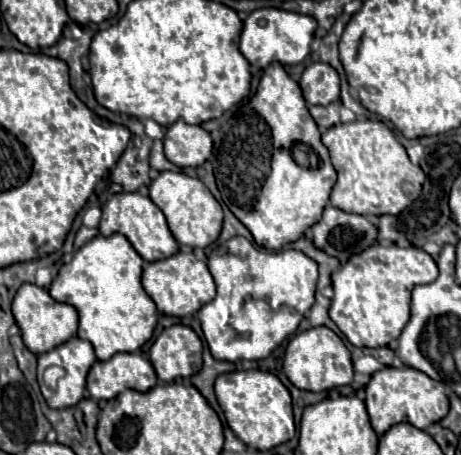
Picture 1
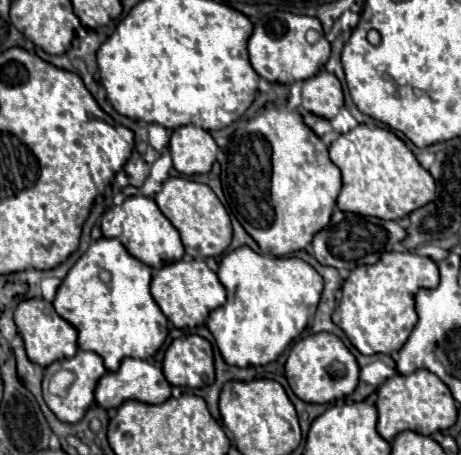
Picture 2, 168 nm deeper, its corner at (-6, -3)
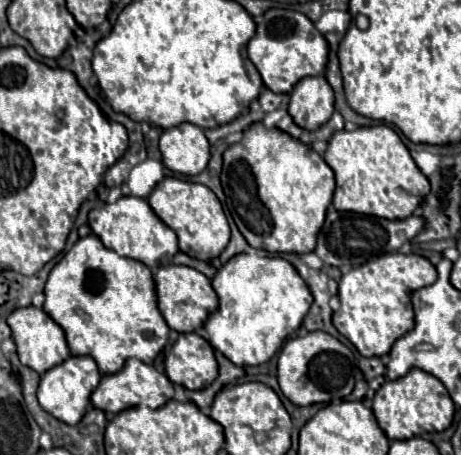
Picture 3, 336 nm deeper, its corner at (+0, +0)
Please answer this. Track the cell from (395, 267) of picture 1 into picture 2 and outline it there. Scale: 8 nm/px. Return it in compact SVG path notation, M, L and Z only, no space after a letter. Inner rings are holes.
M388 252L372 266L356 266L344 280L342 298L332 314L348 340L362 354L390 354L400 350L418 322L414 294L420 288L436 288L440 284L438 266L434 260L412 252Z

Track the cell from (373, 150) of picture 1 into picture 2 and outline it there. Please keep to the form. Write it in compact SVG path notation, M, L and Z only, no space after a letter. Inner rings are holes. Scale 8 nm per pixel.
M358 124L330 144L330 160L342 172L338 208L360 216L400 220L434 198L434 178L424 170L410 148L392 132L378 126Z

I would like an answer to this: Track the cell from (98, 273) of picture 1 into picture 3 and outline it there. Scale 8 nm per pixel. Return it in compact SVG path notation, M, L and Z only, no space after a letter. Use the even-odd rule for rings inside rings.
M96 235L78 239L52 267L44 295L44 311L64 329L70 353L90 355L102 375L118 373L126 359L152 363L168 345L170 327L156 303L152 271L140 261L106 249Z

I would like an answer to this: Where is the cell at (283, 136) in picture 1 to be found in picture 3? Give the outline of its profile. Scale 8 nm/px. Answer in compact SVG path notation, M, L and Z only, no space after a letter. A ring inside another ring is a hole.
M254 123L244 131L240 143L230 145L224 151L224 167L220 175L228 209L234 217L244 239L254 249L264 249L270 253L310 253L316 247L316 237L324 225L326 209L334 195L334 173L328 163L308 145L292 139L280 129L266 129Z

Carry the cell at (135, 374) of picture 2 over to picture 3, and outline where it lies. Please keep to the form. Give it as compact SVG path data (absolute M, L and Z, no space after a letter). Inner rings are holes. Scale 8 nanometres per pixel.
M128 359L126 365L118 373L102 377L100 385L92 393L92 403L94 403L94 407L98 407L102 411L120 413L124 409L138 407L138 405L144 405L144 407L150 407L150 409L158 409L166 401L170 401L172 397L174 397L174 385L170 383L170 379L164 373L156 371L152 365L146 365L142 361Z

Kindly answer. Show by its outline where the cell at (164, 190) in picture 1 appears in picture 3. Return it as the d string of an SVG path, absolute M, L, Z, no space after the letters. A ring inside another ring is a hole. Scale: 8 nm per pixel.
M166 177L150 193L148 203L152 211L162 219L162 223L166 223L178 235L180 251L194 259L202 261L216 259L230 241L230 225L226 221L224 209L218 197L202 183L184 181L178 177Z

